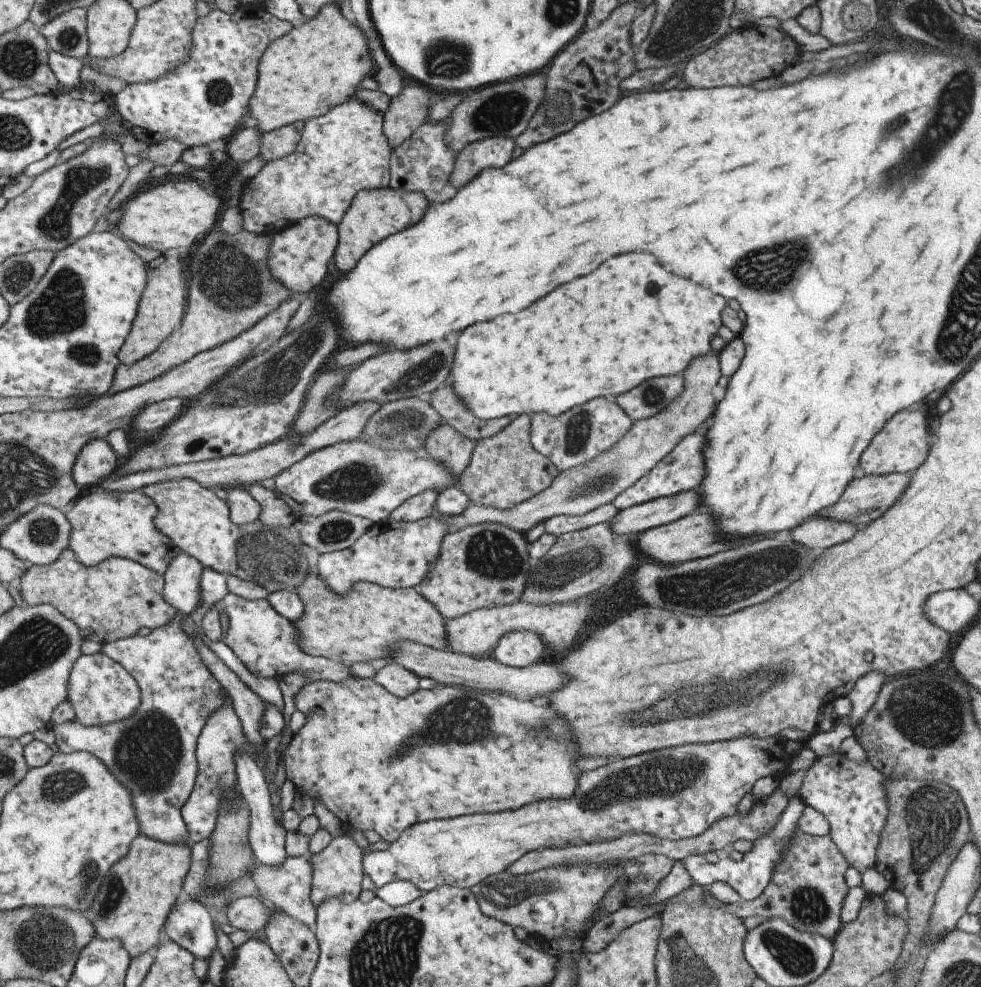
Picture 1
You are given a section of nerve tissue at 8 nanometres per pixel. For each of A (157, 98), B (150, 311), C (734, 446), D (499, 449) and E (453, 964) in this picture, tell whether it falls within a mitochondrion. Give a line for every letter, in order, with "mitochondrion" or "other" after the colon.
A: other
B: other
C: other
D: other
E: other

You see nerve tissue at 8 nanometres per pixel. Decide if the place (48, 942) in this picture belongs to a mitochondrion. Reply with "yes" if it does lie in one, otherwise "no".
yes

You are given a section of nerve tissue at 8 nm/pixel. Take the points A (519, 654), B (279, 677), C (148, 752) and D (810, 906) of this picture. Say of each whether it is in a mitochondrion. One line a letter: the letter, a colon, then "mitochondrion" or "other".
A: other
B: other
C: mitochondrion
D: mitochondrion

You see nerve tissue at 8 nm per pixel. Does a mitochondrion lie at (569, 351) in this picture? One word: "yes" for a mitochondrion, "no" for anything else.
no

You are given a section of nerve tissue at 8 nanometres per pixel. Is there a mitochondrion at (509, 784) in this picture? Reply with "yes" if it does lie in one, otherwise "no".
no

